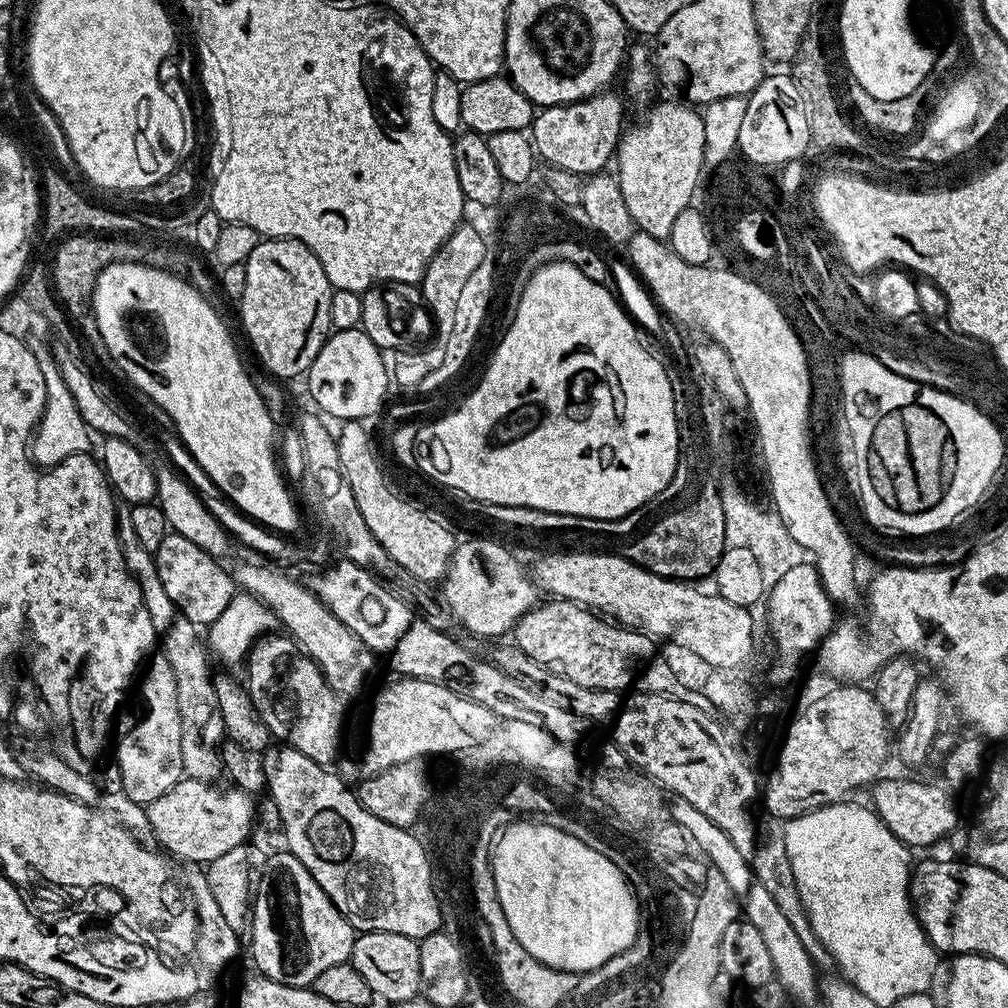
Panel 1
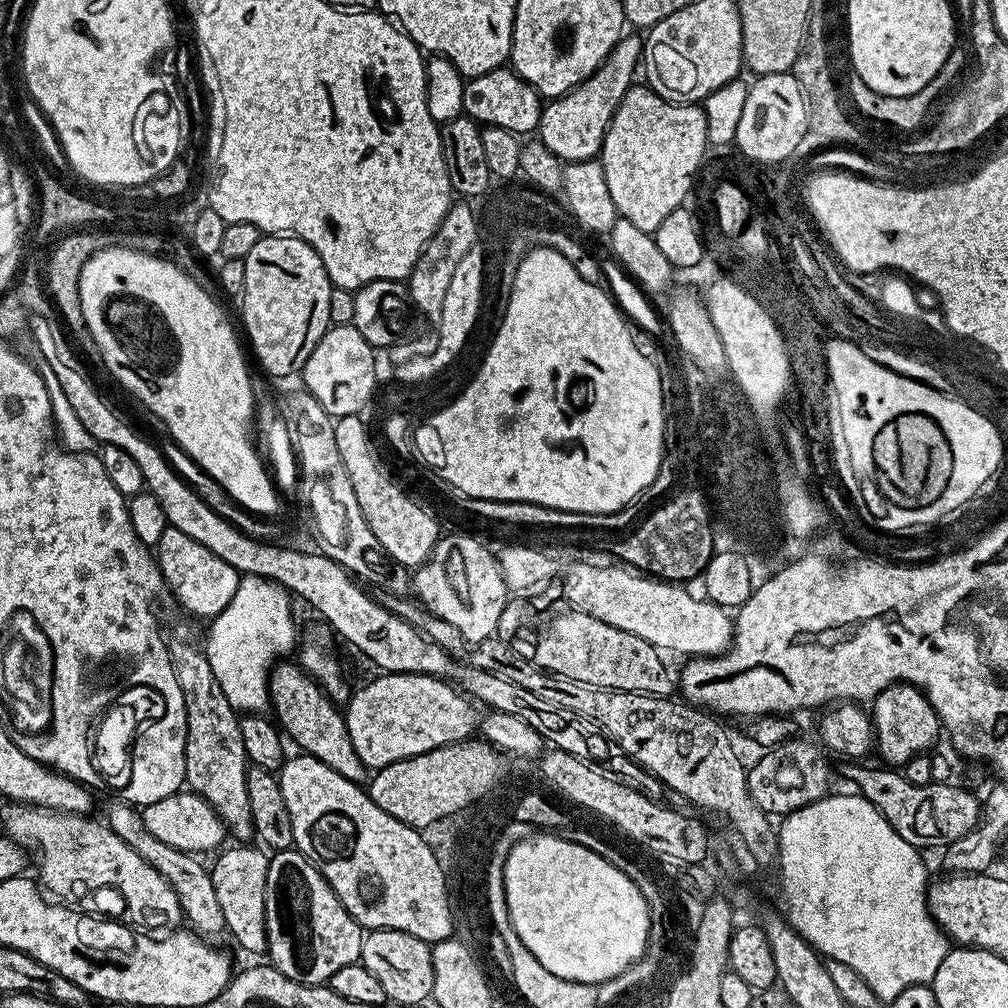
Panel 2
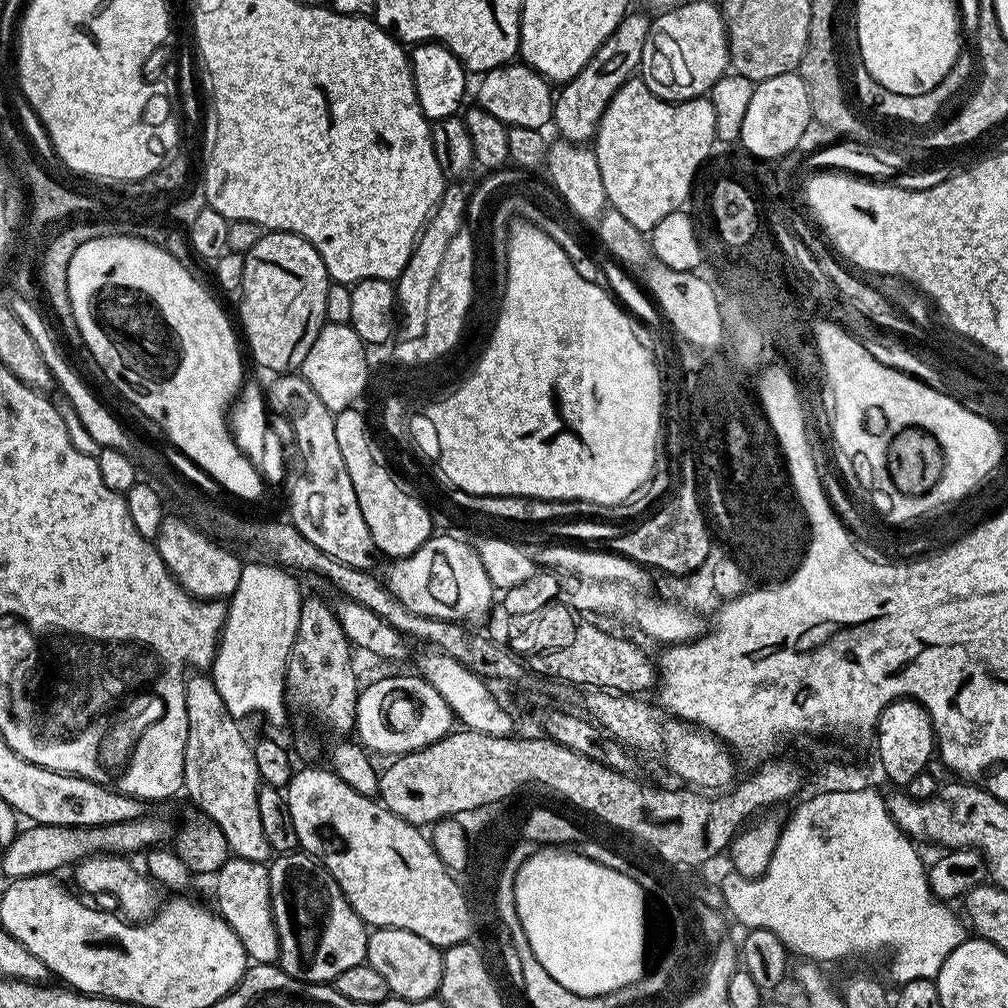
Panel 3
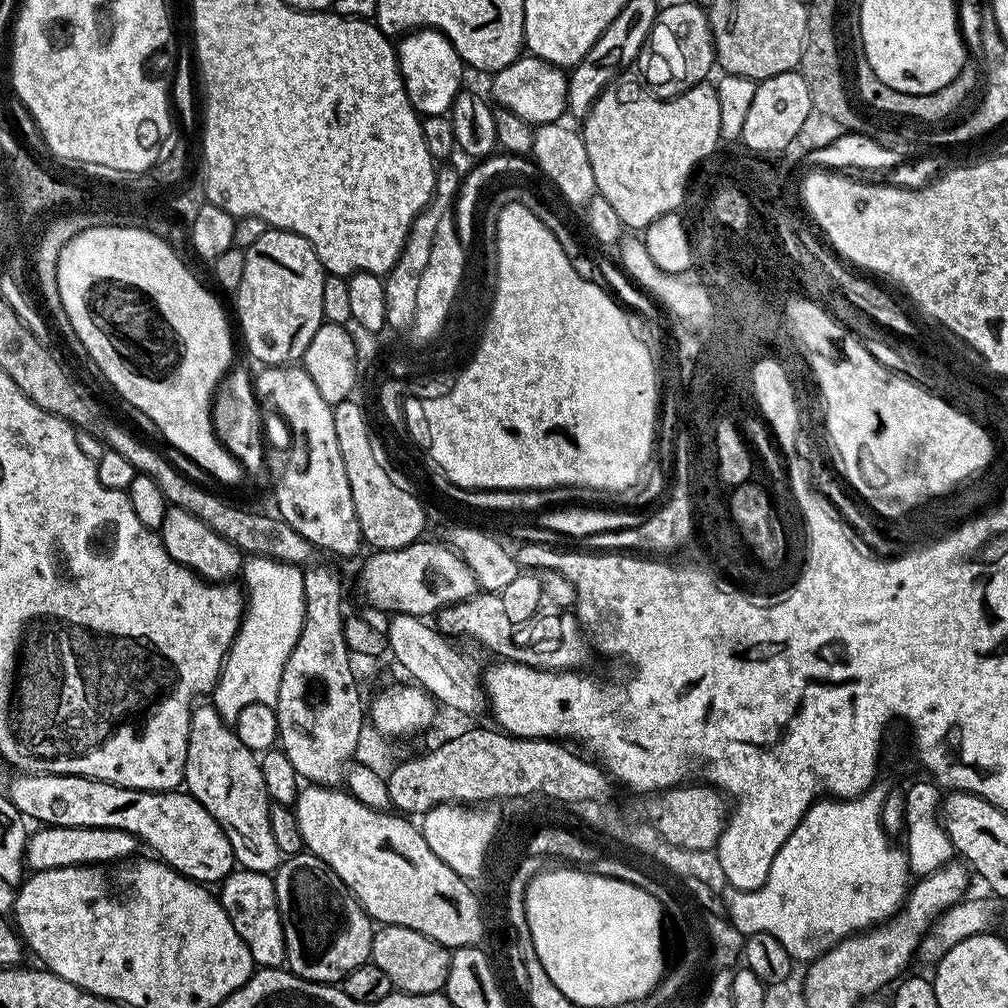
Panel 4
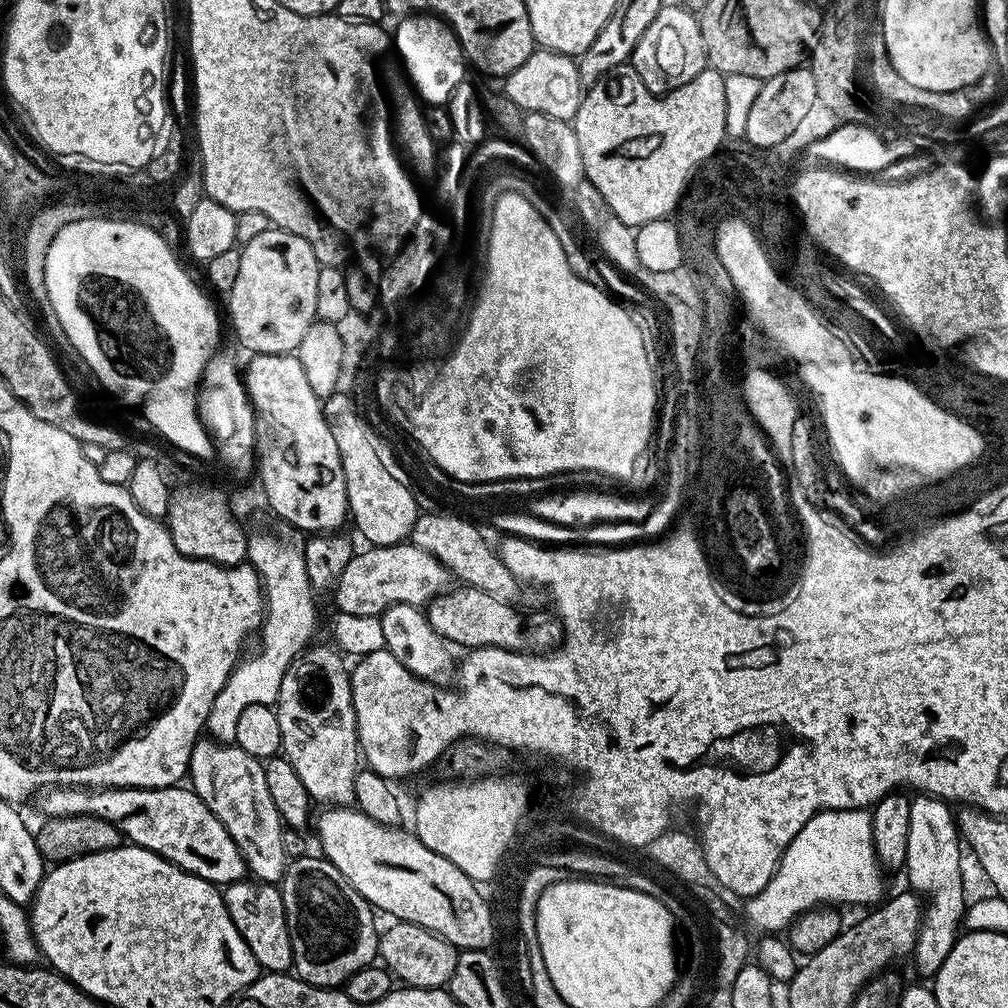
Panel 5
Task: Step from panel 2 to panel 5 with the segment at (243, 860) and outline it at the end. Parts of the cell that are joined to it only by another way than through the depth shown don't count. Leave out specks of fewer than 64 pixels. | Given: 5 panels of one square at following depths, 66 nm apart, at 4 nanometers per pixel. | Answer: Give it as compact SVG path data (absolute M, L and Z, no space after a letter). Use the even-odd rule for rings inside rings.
M245 878L227 889L226 903L238 934L242 934L246 946L250 946L250 954L254 954L261 969L265 973L287 973L292 968L292 947L281 889L275 884L261 884Z

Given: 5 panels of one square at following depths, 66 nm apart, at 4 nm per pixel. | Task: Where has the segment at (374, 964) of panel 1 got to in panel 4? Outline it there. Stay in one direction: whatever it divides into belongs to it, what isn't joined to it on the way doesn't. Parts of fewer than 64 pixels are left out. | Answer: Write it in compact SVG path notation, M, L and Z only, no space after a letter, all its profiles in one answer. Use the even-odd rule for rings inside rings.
M386 924L377 927L372 933L370 960L389 976L395 991L430 994L444 992L444 983L450 974L452 952L443 948L438 942L426 938L426 934L418 934L418 930Z

